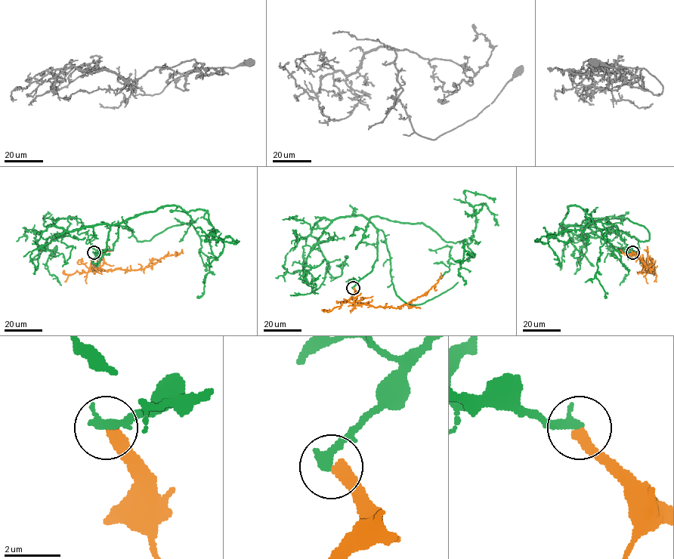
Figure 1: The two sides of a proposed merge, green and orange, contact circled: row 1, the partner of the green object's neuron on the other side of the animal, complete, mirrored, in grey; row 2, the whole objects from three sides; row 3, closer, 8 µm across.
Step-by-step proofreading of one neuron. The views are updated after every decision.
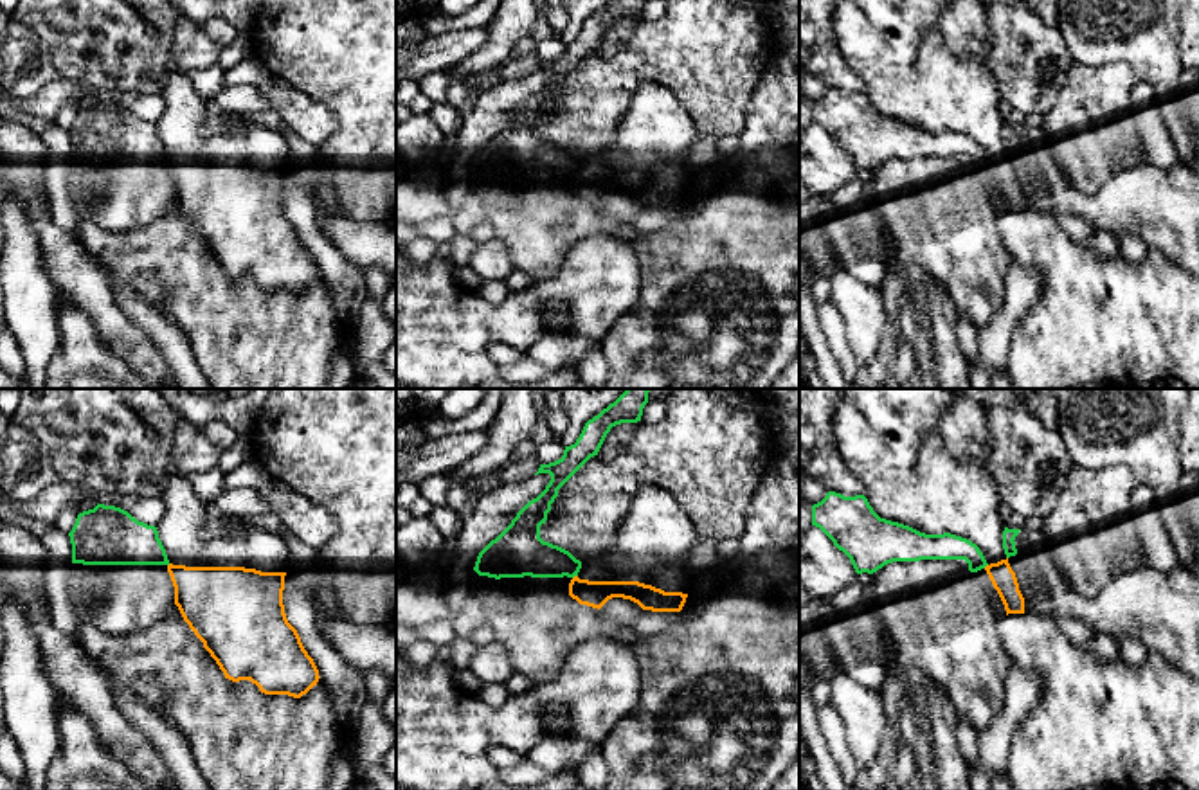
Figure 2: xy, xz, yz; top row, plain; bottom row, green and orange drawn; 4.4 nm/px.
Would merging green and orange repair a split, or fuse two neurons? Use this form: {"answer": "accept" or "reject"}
{"answer": "reject"}

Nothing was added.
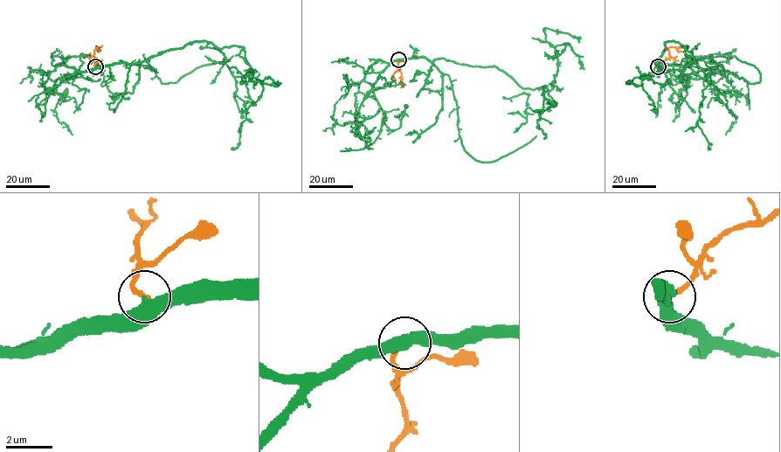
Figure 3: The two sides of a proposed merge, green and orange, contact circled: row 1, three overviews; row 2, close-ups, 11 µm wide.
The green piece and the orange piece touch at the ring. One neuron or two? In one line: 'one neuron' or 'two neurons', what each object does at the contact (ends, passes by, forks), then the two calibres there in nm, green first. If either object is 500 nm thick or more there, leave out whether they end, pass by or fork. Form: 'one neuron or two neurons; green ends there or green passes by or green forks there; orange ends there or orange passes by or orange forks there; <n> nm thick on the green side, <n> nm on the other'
one neuron; green passes by; orange ends there; 400 nm thick on the green side, 220 nm on the other

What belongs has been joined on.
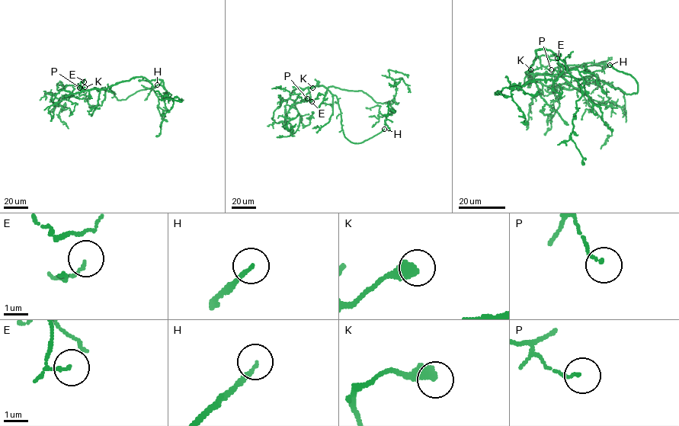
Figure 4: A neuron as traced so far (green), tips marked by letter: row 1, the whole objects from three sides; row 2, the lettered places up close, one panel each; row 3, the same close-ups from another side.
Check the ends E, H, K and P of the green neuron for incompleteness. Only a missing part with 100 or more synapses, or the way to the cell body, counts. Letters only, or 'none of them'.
H

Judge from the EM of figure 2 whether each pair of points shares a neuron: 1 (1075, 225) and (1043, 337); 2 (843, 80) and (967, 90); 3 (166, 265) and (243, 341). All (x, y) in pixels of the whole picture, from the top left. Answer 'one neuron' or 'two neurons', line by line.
1: two neurons
2: two neurons
3: one neuron

